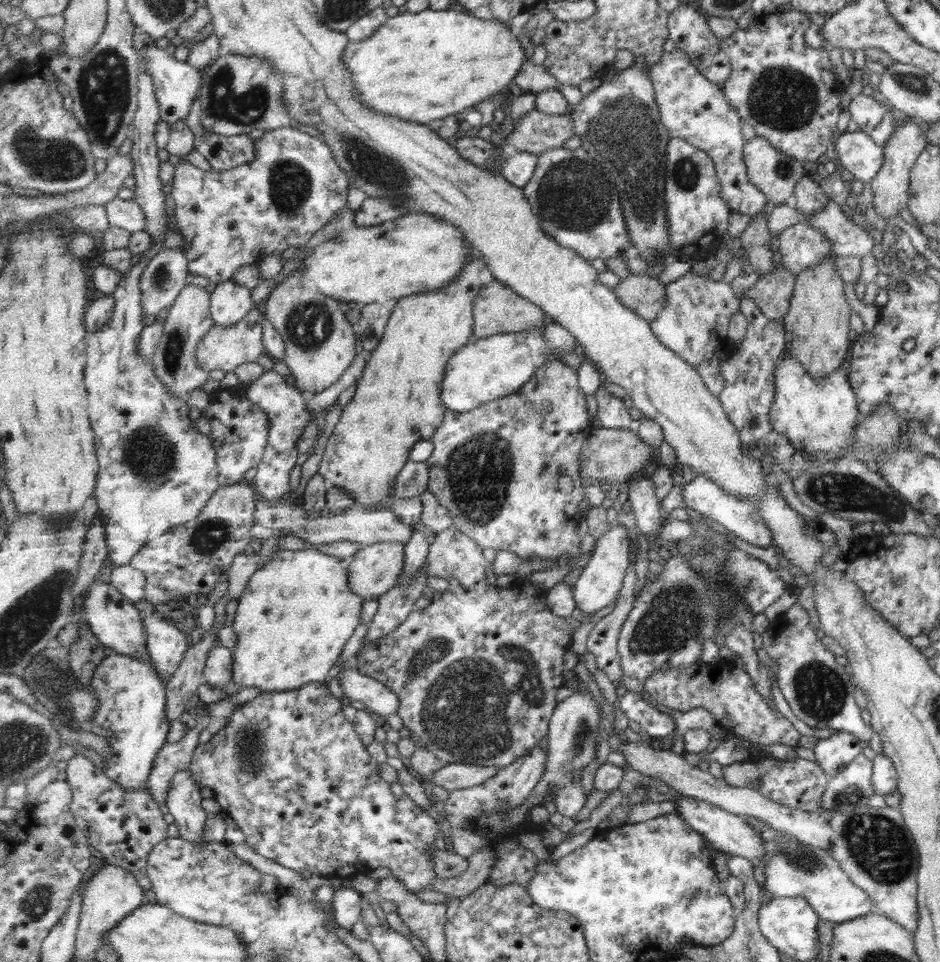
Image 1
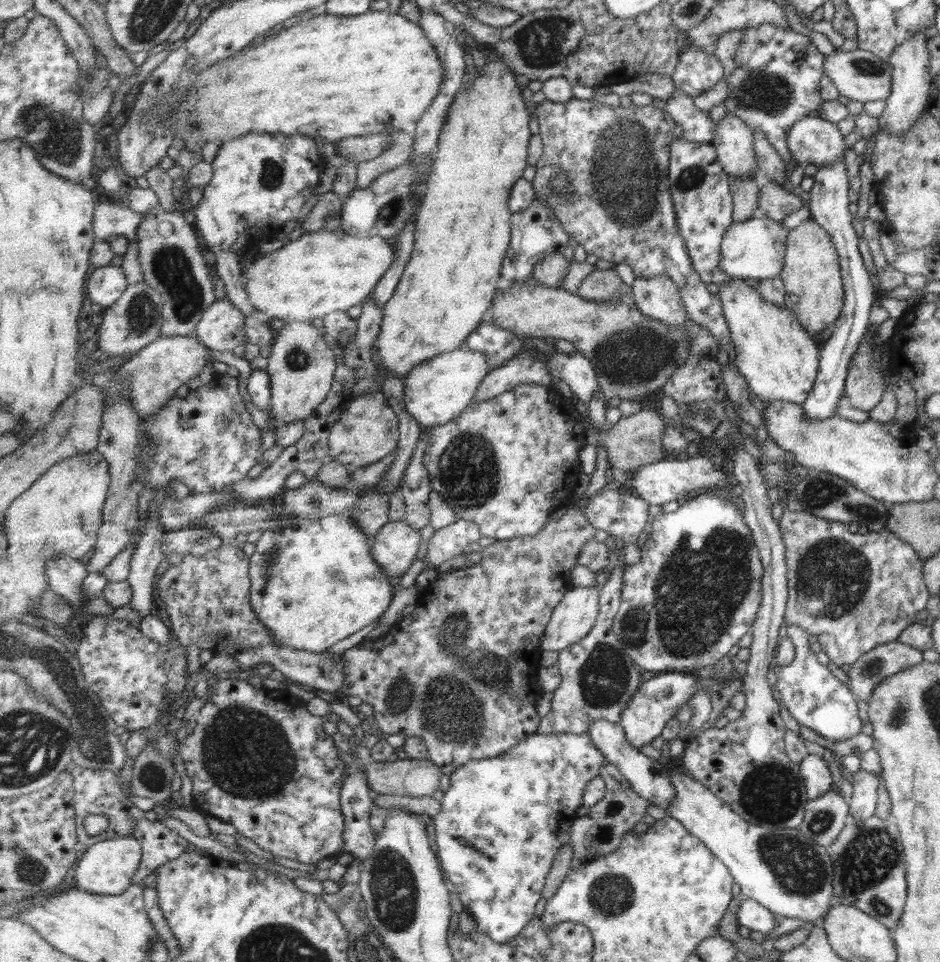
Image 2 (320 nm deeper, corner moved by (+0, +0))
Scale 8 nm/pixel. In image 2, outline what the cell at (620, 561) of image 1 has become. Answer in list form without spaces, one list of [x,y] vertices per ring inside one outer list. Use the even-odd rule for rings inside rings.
[[[575,586],[555,607],[546,634],[542,638],[542,650],[564,651],[582,641],[598,621],[602,589]]]

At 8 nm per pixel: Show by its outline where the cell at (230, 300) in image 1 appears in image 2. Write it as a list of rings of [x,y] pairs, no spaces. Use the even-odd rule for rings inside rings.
[[[225,296],[205,310],[196,335],[203,345],[213,350],[240,353],[246,345],[246,316]]]

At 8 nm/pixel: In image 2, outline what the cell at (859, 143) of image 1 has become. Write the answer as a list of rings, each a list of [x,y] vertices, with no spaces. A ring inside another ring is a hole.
[[[805,117],[794,122],[786,134],[787,150],[797,163],[828,165],[837,161],[843,161],[845,148],[843,136],[837,129],[836,123],[827,122],[819,117]]]

